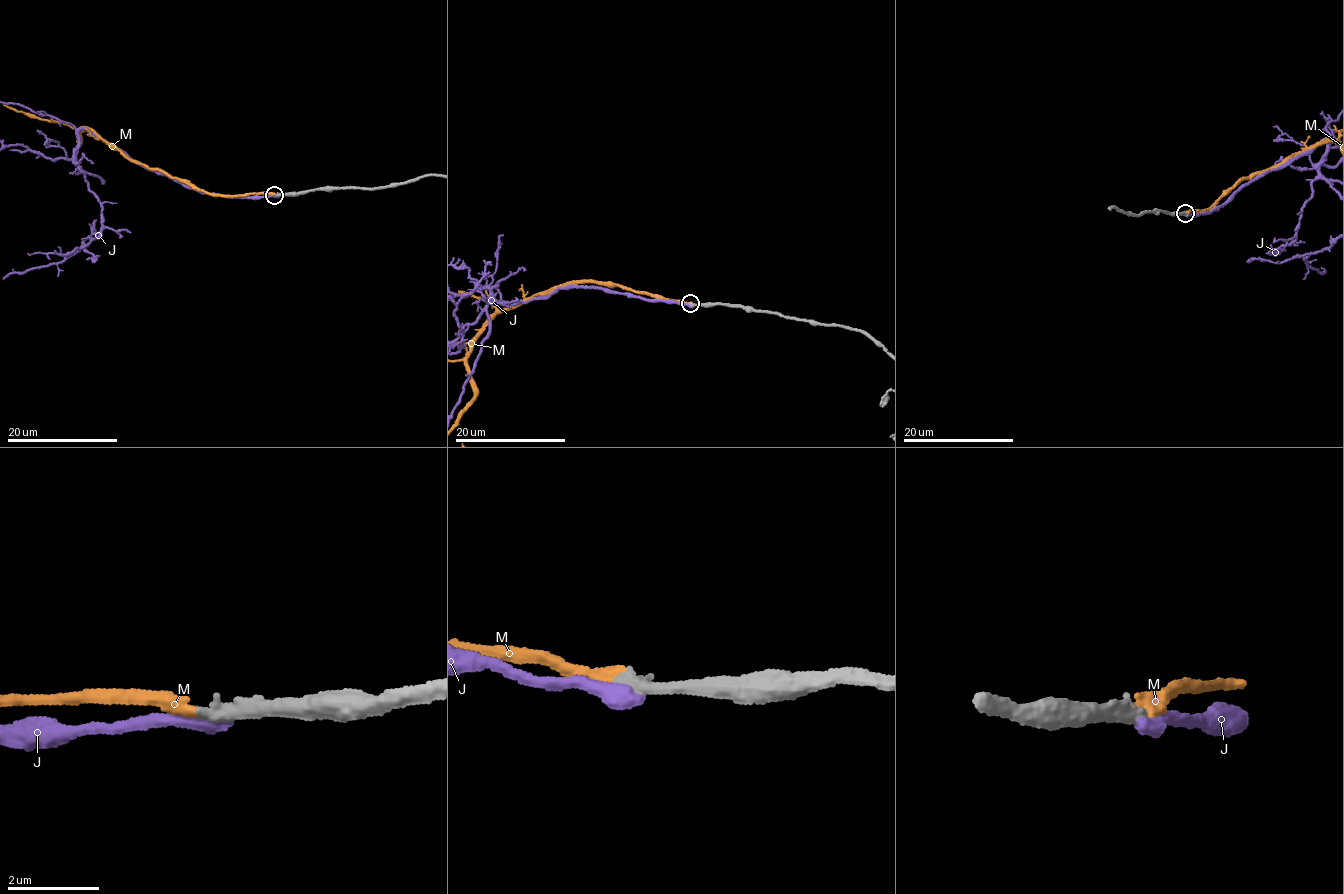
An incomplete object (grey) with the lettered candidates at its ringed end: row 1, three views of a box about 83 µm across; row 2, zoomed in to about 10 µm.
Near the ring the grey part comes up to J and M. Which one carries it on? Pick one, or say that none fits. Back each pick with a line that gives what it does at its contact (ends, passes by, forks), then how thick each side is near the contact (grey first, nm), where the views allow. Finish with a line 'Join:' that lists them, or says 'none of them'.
M: it ends; calibres 320 and 300 nm
Join: M

